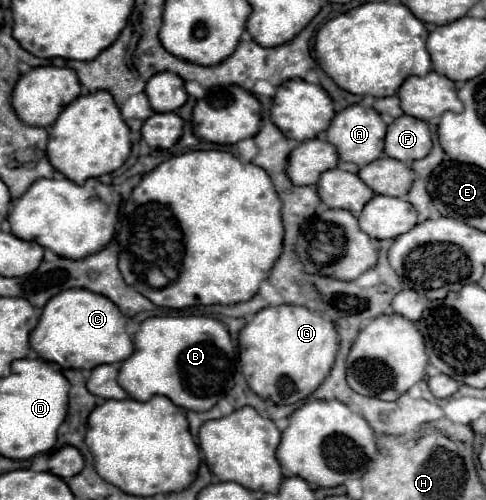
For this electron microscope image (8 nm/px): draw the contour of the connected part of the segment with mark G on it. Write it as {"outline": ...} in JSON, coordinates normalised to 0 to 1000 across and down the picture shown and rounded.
{"outline":[[[603,608],[533,620],[492,664],[500,752],[529,792],[553,796],[566,808],[607,808],[648,784],[677,748],[693,696],[698,680],[685,644],[628,612]]]}

